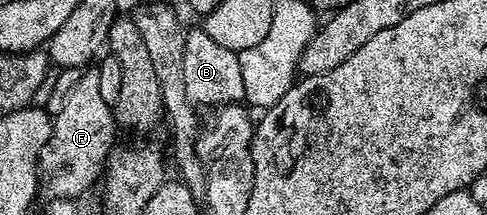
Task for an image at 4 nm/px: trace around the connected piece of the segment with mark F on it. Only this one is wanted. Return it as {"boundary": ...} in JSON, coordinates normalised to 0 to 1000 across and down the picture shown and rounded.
{"boundary":[[[199,312],[170,330],[166,363],[133,437],[127,502],[105,553],[107,623],[80,707],[80,814],[88,898],[101,926],[162,926],[203,842],[218,744],[236,684],[242,591],[232,498],[207,451]]]}

